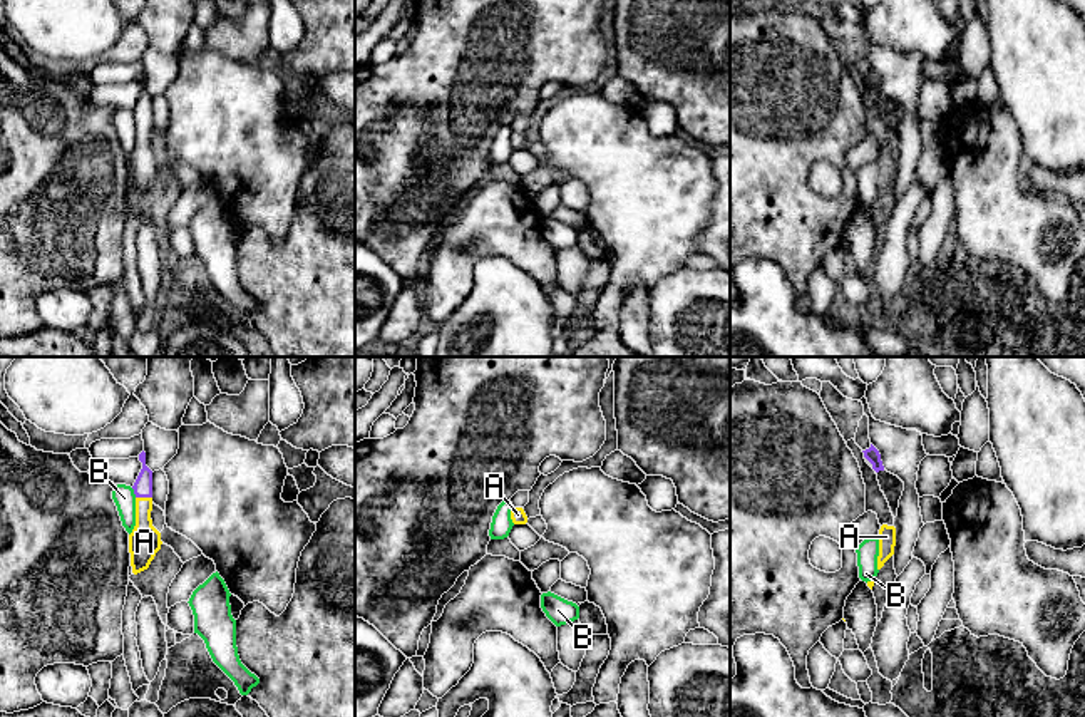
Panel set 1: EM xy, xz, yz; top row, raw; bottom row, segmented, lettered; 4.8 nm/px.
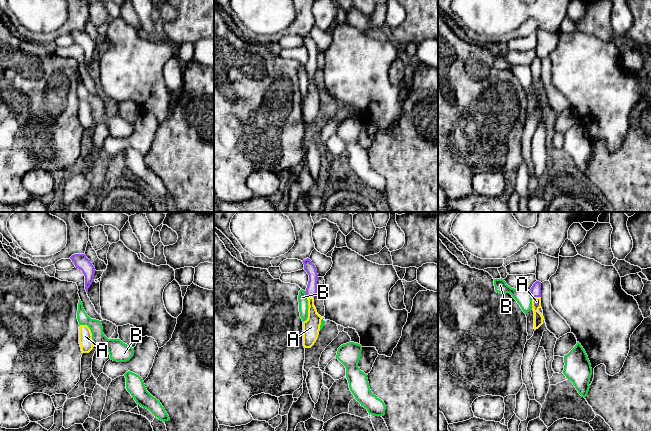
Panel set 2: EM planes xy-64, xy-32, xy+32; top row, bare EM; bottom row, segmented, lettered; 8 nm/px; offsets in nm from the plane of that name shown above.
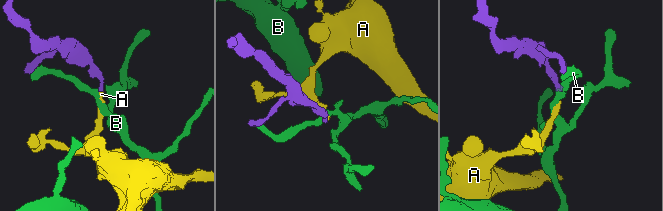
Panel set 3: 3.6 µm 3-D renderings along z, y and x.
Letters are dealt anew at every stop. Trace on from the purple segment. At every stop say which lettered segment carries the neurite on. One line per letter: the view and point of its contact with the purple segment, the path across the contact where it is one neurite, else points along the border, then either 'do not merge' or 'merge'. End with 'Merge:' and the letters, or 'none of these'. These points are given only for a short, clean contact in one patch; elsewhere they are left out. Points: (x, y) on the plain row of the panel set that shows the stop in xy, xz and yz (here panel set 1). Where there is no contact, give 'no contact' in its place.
A: contact xy (144, 121); way xy (143, 113), (144, 121), (144, 166); merge
B: contact xy (134, 118); do not merge
Merge: A

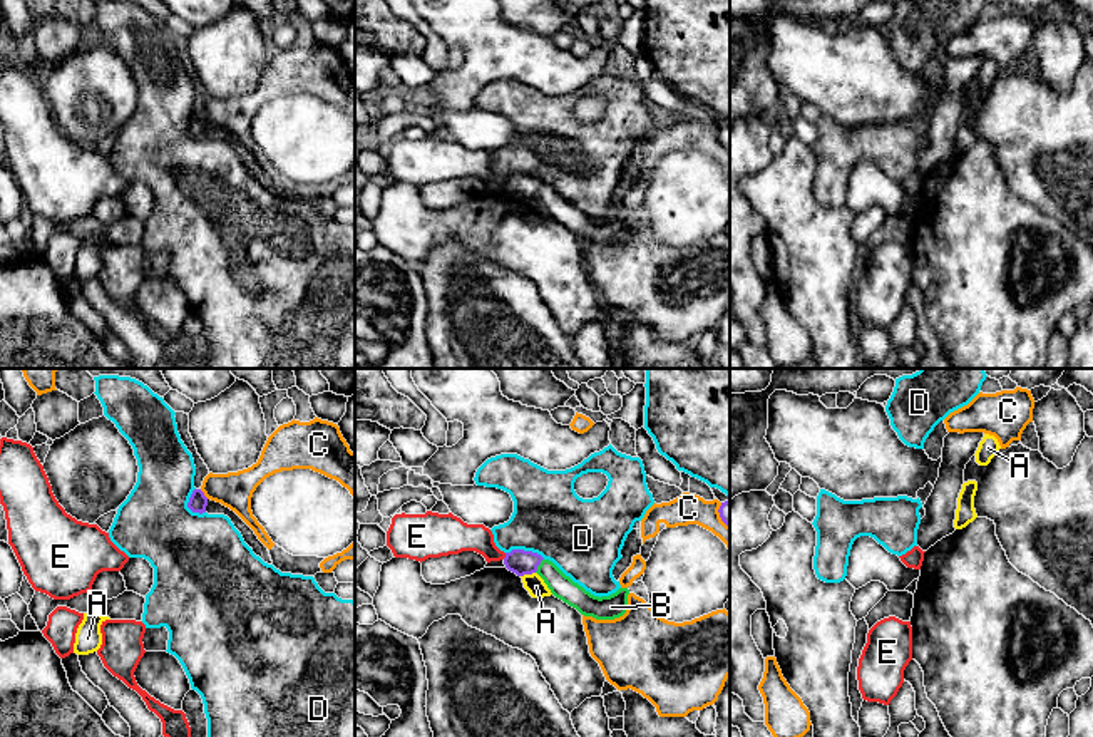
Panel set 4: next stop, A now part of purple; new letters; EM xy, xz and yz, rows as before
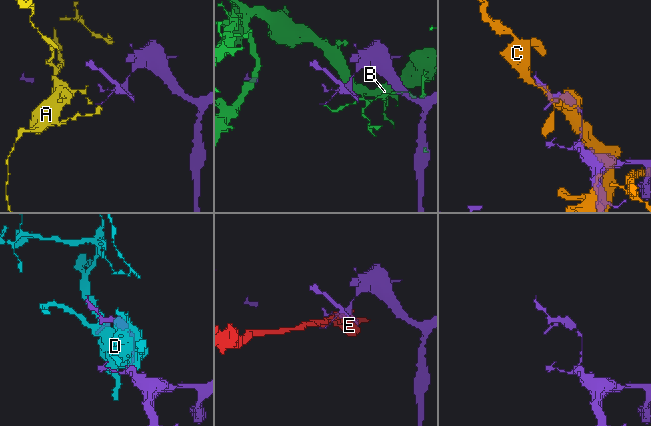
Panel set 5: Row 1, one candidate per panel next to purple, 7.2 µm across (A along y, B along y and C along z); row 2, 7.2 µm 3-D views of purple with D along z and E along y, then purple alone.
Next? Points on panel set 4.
A: contact xz (528, 198); border xz (534, 196), (521, 201); do not merge
B: contact xz (539, 188); do not merge
C: contact xy (203, 119); do not merge
D: contact xz (526, 176); do not merge
E: contact xz (506, 181); border xz (506, 178), (502, 183); do not merge
Merge: none of these

